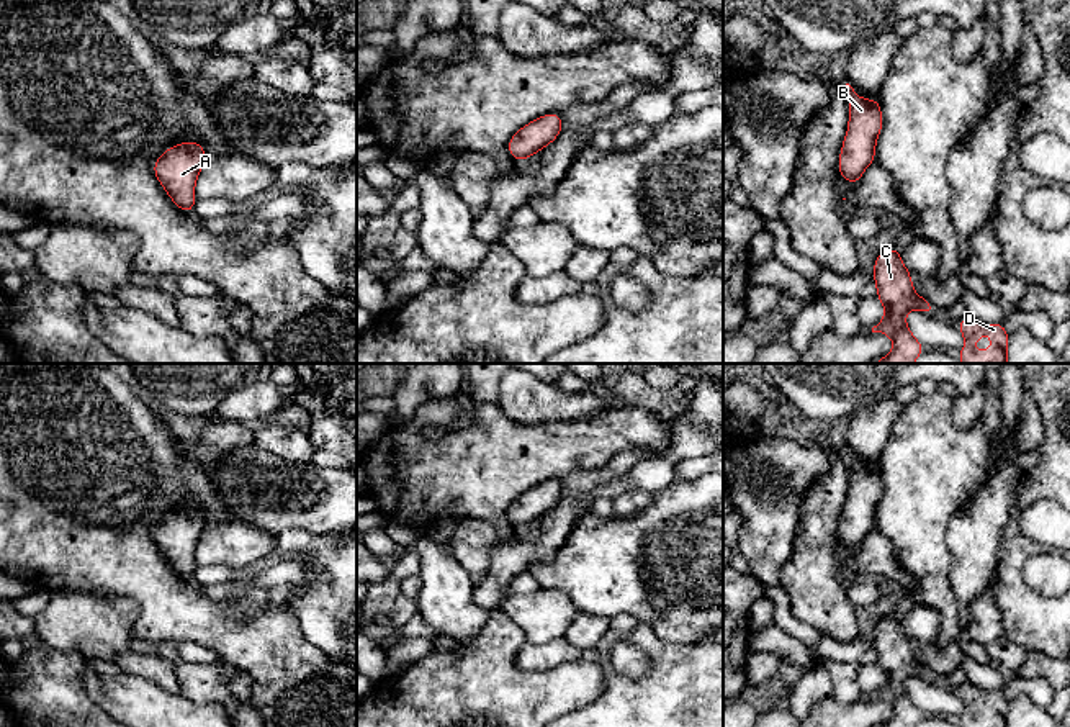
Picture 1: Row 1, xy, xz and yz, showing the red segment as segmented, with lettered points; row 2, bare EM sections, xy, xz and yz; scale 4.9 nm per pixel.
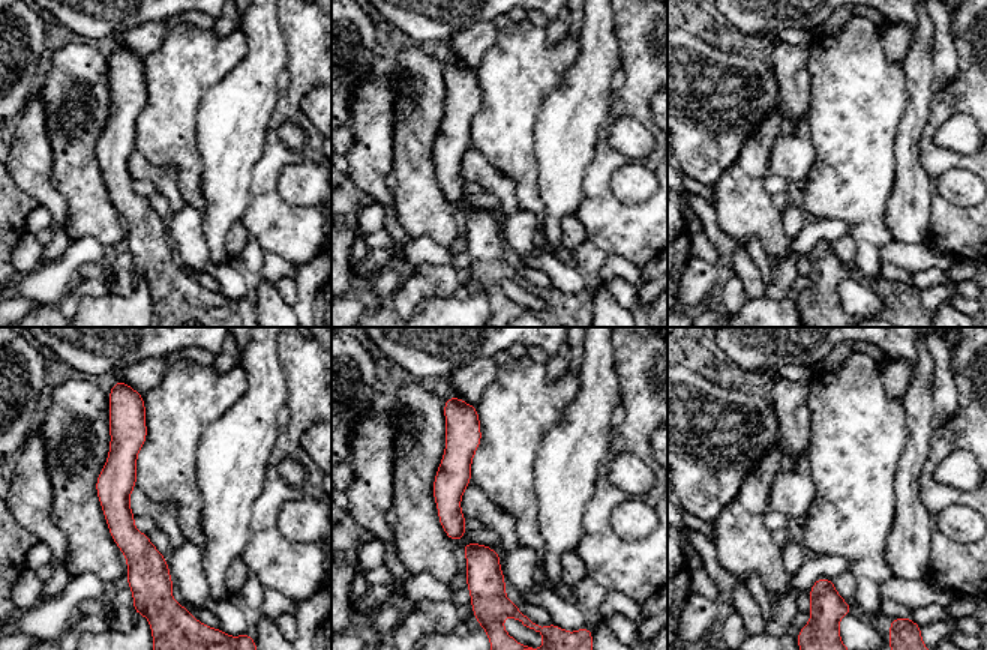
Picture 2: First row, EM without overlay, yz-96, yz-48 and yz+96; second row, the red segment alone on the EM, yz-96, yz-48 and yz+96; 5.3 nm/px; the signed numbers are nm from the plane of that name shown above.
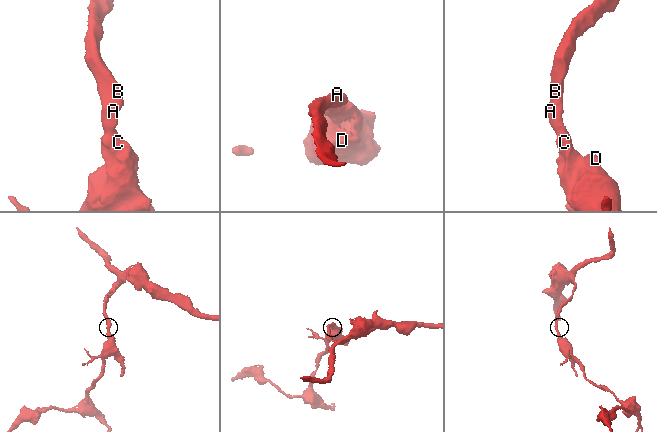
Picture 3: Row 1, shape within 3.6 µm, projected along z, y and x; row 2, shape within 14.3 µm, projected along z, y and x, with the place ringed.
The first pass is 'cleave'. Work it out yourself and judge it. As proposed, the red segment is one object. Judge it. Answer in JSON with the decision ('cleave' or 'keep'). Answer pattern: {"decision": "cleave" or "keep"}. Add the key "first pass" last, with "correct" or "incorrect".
{"decision": "keep", "first pass": "incorrect"}

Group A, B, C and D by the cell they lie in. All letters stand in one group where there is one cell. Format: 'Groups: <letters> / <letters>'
Groups: A B C D

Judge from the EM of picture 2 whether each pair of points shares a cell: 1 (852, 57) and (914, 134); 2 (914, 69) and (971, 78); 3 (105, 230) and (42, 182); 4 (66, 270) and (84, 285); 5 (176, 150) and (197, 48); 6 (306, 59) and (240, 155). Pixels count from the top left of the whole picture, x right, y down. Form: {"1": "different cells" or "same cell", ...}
{"1": "different cells", "2": "different cells", "3": "different cells", "4": "different cells", "5": "same cell", "6": "different cells"}

